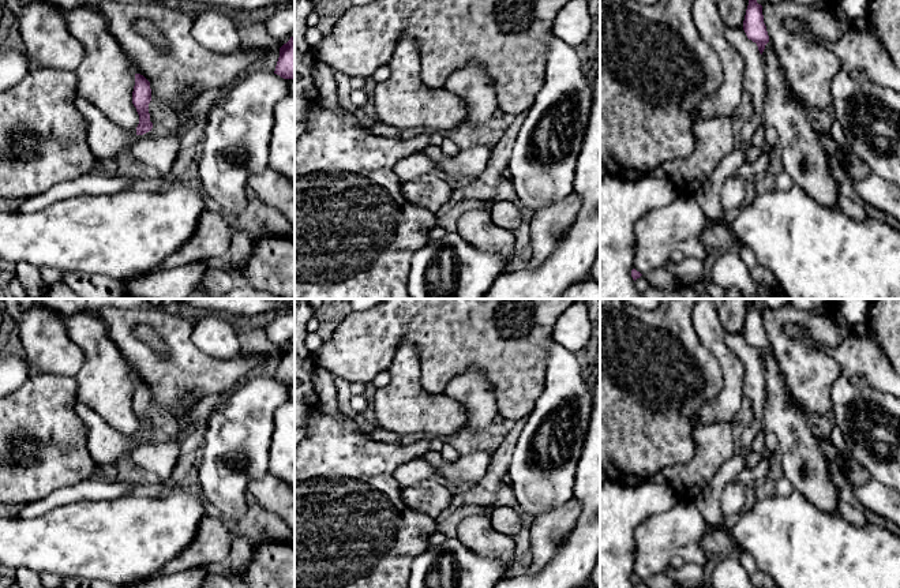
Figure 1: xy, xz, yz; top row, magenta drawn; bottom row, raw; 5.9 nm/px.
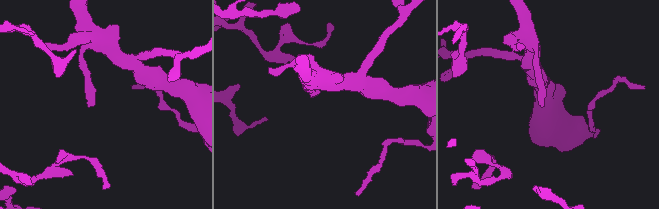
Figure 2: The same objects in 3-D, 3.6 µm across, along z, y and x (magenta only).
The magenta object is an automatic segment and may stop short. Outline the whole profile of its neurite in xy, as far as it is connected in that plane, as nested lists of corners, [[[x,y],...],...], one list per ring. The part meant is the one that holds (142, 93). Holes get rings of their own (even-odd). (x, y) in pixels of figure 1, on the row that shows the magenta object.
[[[135,74],[132,104],[139,115],[139,124],[134,131],[124,131],[113,124],[94,104],[83,97],[76,98],[75,106],[87,121],[87,141],[97,160],[113,160],[124,153],[125,146],[138,135],[153,128],[149,104],[151,101],[150,82],[140,74]]]

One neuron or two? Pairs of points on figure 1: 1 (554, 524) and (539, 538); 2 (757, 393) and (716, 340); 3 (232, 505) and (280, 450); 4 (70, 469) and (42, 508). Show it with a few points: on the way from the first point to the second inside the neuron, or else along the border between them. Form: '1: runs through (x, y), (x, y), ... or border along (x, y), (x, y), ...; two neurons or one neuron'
1: runs through (550, 527), (543, 534); one neuron
2: border along (730, 348), (743, 366), (743, 396); two neurons
3: border along (274, 431), (270, 439), (267, 471); two neurons
4: border along (86, 479), (57, 487), (27, 504); two neurons

